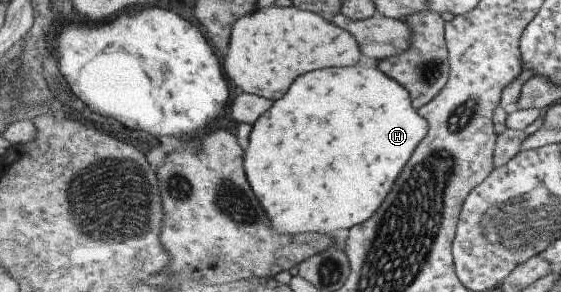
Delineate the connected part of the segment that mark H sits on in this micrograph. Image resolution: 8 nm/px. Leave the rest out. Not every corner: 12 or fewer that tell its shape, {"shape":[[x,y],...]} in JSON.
{"shape":[[367,60],[304,74],[245,171],[282,235],[365,223],[429,133]]}

